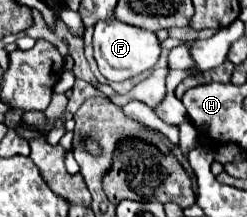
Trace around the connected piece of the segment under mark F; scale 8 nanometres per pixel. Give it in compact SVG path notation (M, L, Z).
M113 17L107 21L99 21L95 25L93 47L95 47L95 59L99 65L99 71L109 81L125 81L125 79L131 79L135 75L143 73L143 71L153 69L159 59L159 51L161 51L159 39L155 33L121 23Z

